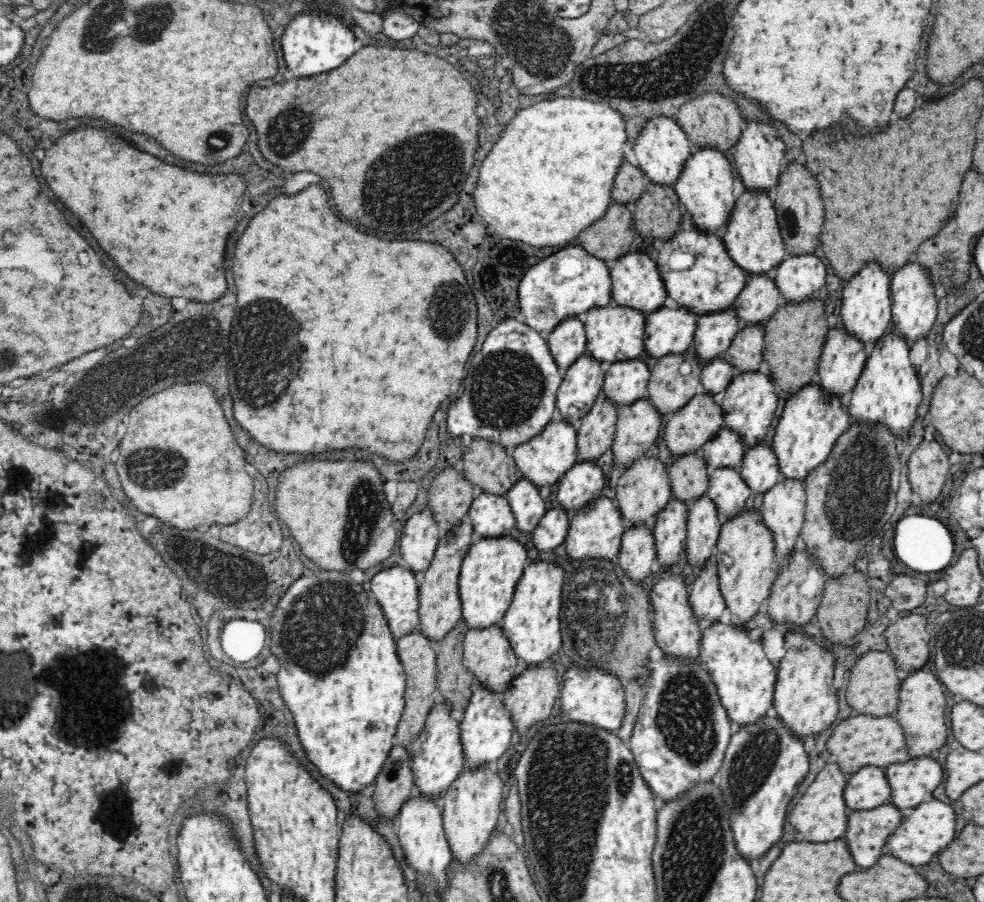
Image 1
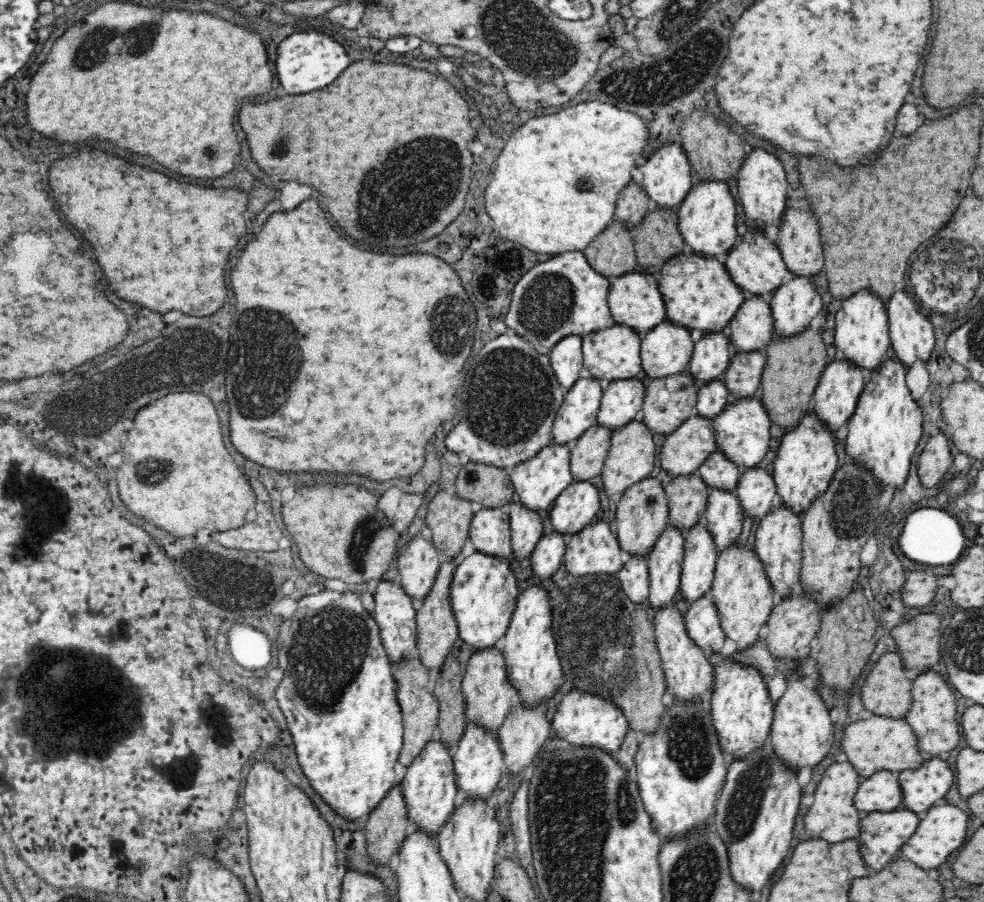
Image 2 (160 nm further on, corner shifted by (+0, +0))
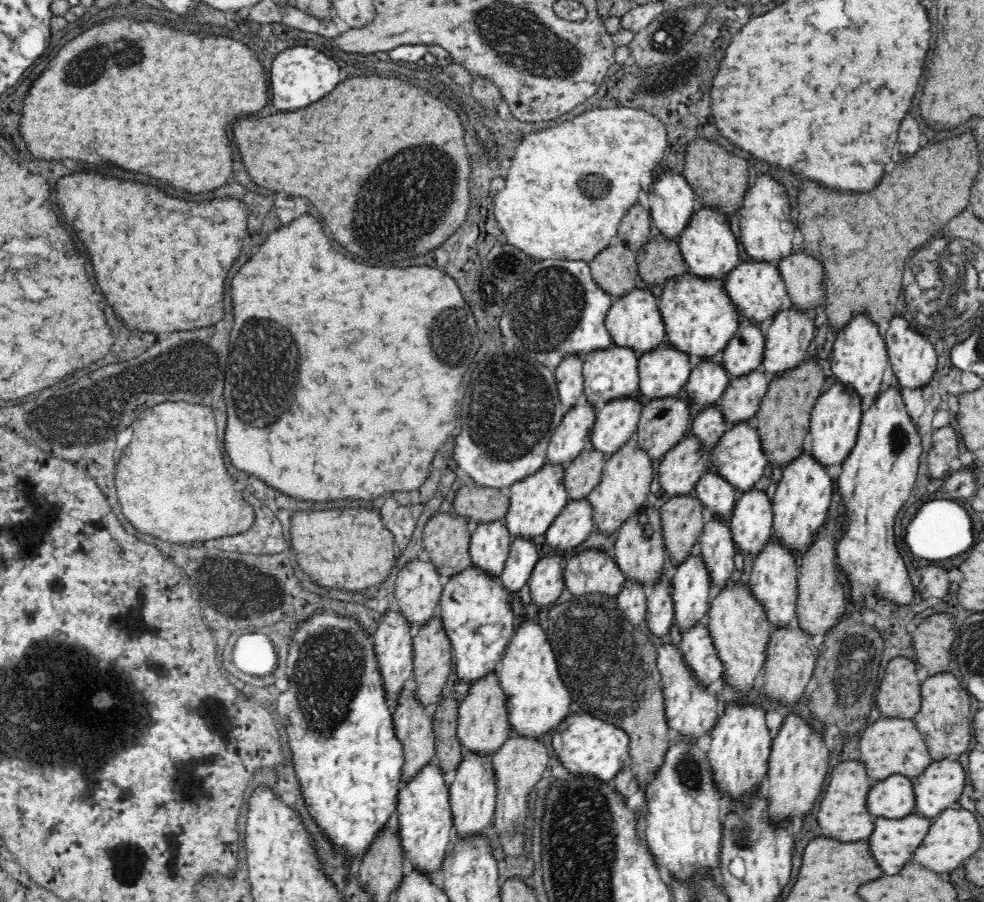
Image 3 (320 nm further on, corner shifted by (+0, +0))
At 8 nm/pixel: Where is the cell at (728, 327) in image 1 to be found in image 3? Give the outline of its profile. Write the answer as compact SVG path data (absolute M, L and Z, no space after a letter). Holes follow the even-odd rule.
M711 361L696 365L686 384L690 408L698 408L700 412L718 406L731 380L723 366L714 366Z

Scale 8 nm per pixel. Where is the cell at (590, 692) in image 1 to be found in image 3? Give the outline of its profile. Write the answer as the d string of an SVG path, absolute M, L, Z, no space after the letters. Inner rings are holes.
M588 713L568 715L554 731L552 746L561 768L572 777L592 777L610 784L625 769L629 760L629 738L614 727Z

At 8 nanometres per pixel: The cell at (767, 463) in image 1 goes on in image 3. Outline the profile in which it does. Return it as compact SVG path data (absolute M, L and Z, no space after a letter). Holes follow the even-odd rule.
M755 489L740 494L728 525L736 552L756 558L773 536L770 498Z

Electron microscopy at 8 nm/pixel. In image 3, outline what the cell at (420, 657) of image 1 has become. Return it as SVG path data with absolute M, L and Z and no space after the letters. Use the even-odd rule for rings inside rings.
M412 683L405 686L399 694L397 707L393 714L392 724L394 725L394 735L402 743L404 755L404 766L402 769L402 782L410 782L422 768L435 762L435 742L434 731L432 731L433 719L428 718L426 710L414 697Z

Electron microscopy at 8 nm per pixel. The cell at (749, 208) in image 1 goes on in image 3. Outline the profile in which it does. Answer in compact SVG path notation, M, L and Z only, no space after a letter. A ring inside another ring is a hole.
M743 261L727 274L725 291L728 298L734 303L736 313L740 319L748 319L758 327L766 320L773 318L783 310L790 309L790 299L786 285L782 280L780 271L770 263L756 261Z

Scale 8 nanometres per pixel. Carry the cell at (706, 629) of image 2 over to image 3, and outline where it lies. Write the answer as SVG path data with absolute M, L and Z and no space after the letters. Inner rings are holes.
M706 621L688 629L681 636L679 649L686 667L692 671L700 685L708 688L723 676L724 665L717 658Z

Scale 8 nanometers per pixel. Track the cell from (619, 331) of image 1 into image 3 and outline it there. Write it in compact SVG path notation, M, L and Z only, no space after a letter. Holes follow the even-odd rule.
M614 345L602 351L587 354L583 360L584 396L582 399L596 410L616 400L628 400L628 398L640 400L638 357L632 349Z

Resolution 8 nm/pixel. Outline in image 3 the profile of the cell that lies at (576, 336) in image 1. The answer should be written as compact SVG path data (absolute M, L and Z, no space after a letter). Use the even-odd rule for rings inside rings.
M578 355L566 357L554 371L559 398L566 412L584 396L583 360Z

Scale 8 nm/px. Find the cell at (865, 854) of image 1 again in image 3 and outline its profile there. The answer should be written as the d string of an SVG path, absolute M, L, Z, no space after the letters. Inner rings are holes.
M917 812L902 820L876 818L876 830L870 836L872 856L886 874L894 876L922 844L928 828L930 820Z

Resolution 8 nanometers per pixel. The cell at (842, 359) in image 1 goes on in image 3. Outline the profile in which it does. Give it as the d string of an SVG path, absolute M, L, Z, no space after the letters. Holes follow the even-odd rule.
M839 382L828 392L821 394L811 412L810 452L814 461L824 465L826 469L835 464L842 466L858 440L863 406L861 399Z

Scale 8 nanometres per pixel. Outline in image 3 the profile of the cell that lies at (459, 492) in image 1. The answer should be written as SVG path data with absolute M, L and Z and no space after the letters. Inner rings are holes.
M448 511L436 513L423 529L423 550L436 567L438 575L445 579L465 571L471 566L468 520Z

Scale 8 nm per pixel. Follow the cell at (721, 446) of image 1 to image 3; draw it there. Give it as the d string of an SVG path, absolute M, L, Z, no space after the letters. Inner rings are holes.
M717 473L702 475L692 492L705 510L707 519L730 522L738 494L734 486Z

